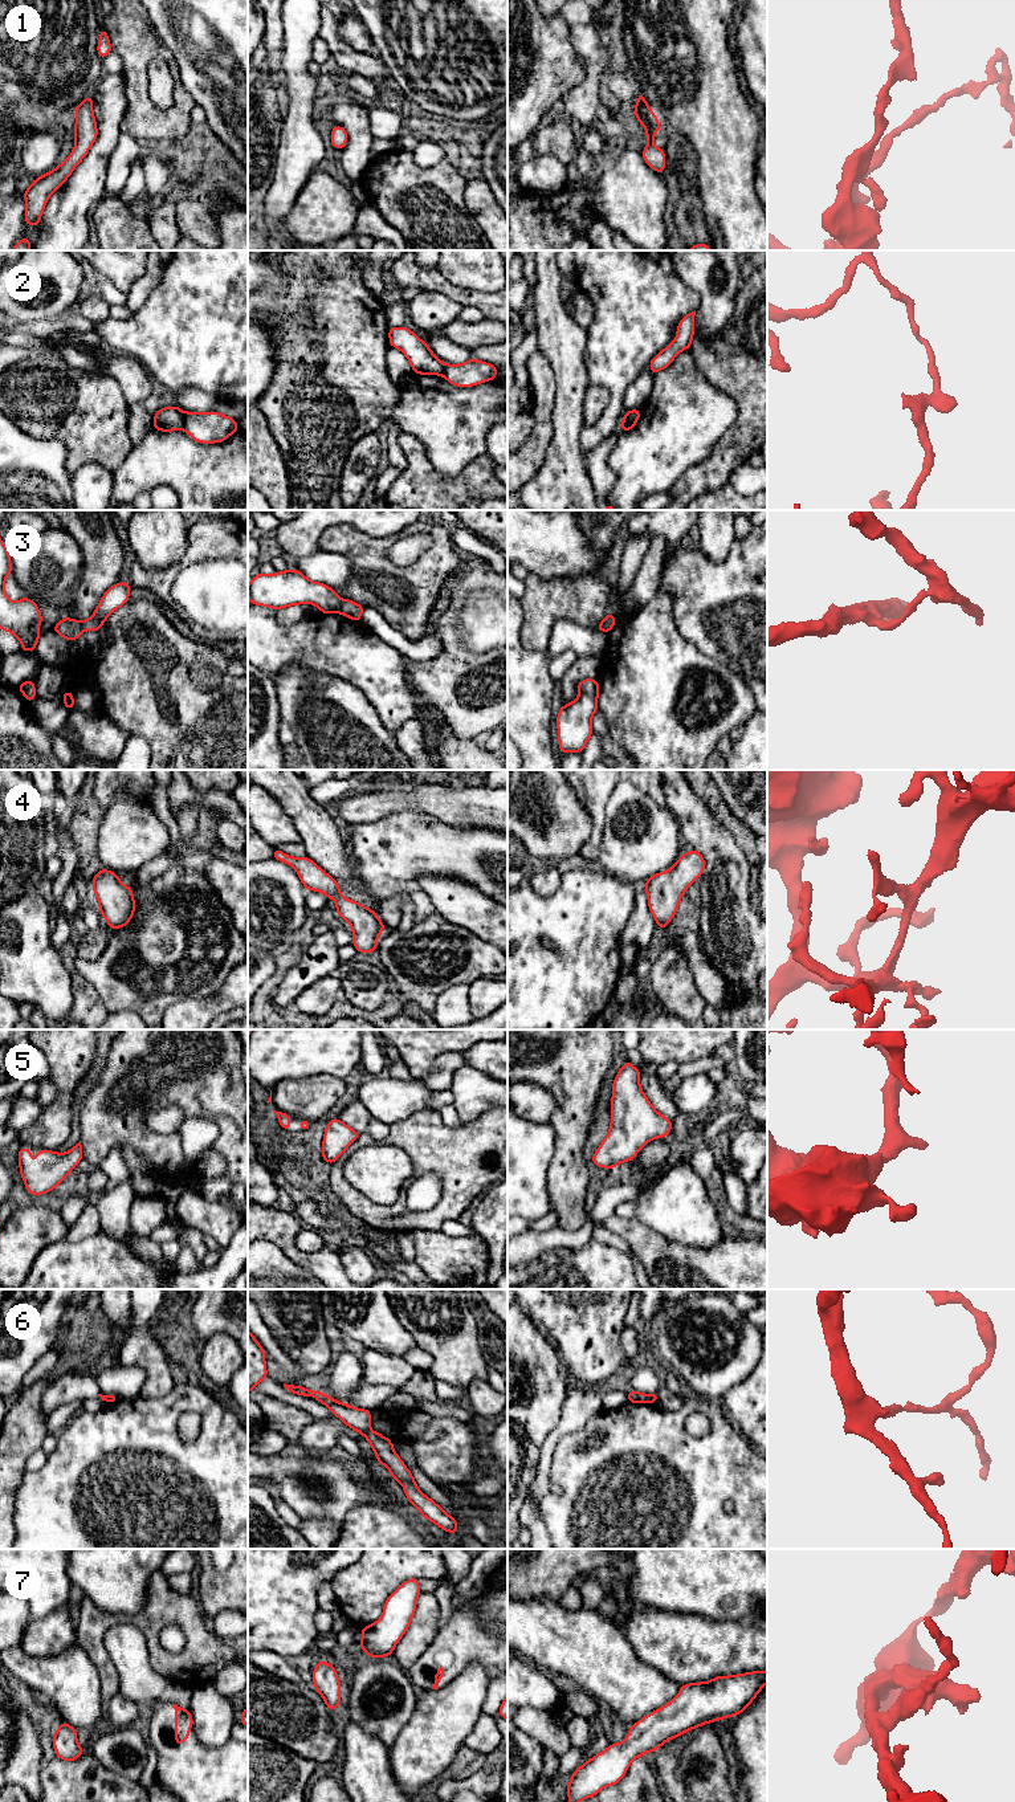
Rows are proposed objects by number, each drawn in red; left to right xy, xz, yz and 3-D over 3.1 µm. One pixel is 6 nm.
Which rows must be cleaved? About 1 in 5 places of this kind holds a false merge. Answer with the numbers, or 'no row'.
2, 3, 6

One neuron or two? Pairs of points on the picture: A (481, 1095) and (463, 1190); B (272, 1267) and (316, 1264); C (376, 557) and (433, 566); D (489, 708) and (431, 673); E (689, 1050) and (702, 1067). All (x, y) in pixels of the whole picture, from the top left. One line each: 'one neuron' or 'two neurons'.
A: two neurons
B: two neurons
C: one neuron
D: one neuron
E: two neurons

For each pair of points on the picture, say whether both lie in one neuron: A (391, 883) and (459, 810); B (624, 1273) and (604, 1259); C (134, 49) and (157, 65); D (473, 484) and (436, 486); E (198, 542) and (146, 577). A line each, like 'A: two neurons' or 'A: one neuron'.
A: two neurons
B: one neuron
C: two neurons
D: one neuron
E: one neuron

